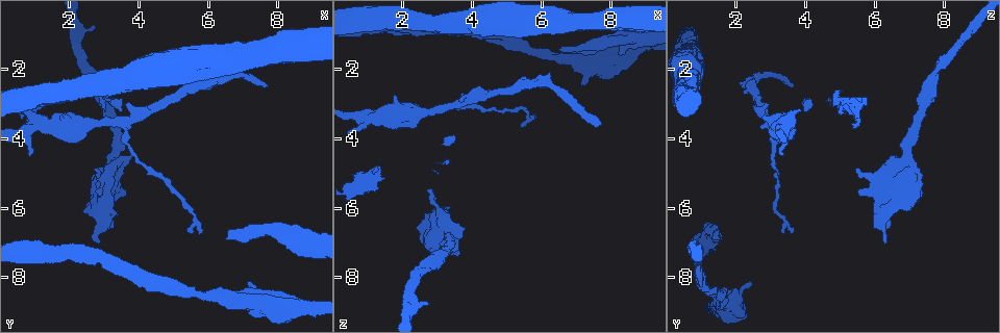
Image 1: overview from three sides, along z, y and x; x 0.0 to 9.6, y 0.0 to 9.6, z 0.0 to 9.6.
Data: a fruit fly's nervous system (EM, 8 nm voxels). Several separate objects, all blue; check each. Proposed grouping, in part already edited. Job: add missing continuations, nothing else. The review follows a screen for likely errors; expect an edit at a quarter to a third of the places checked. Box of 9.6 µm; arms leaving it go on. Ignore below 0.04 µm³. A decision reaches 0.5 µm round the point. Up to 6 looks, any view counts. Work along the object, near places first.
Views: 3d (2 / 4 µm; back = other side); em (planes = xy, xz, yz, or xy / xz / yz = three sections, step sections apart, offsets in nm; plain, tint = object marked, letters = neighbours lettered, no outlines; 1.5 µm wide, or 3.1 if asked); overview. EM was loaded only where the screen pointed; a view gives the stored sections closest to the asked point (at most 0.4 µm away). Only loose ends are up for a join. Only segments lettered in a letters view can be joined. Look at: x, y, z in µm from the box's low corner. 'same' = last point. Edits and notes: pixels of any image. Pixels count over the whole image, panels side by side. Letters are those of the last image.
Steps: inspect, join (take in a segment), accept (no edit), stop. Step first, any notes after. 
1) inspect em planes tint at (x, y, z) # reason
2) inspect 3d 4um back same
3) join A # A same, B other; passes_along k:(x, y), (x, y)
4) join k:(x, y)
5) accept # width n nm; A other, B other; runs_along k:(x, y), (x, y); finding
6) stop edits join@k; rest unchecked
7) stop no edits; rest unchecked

inspect 3d 2um at (0.90, 4.50, 3.35) # free end

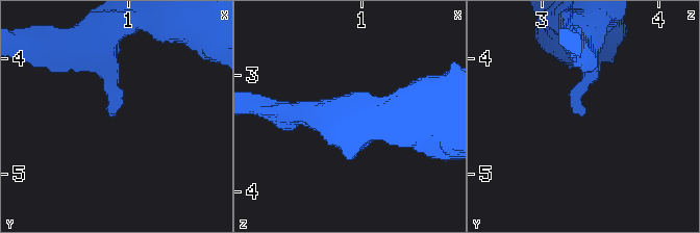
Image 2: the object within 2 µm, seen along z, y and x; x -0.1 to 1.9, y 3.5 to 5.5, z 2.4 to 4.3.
inspect em xy step 8 plain at (0.86, 4.50, 3.36)

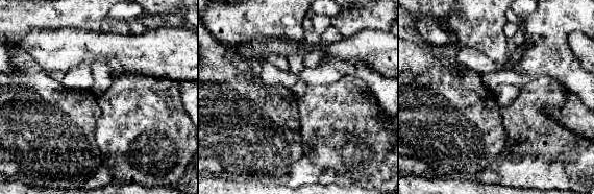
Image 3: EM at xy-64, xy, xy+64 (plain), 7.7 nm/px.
inspect em xy step 8 letters same # see the neighbours

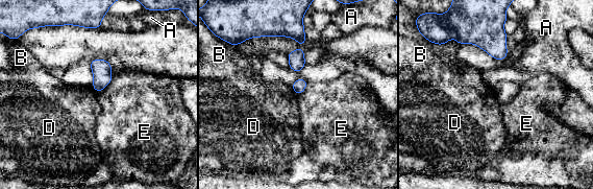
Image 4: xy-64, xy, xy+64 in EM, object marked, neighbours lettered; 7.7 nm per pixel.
accept # A other, B other, D other, E other; border 4:(291, 87), (297, 95); no lettered segment goes on from it

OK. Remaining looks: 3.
inspect 3d 2um back at (6.60, 6.70, 1.40) # branch stops here

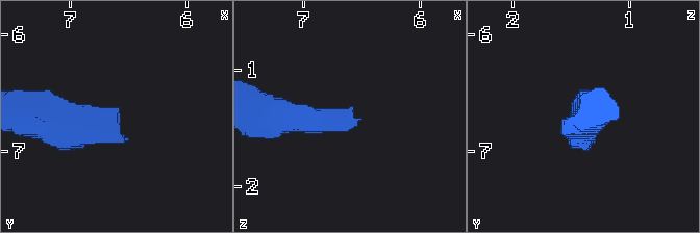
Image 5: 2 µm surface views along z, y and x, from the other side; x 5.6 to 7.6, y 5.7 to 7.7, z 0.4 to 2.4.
inspect em planes letters at (6.56, 6.70, 1.36)

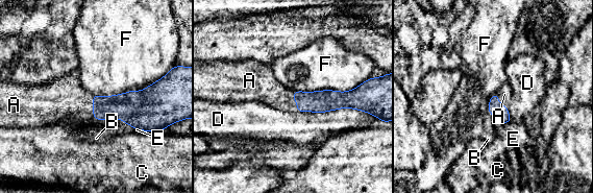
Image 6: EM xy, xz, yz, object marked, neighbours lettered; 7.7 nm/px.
join A # A same, B other, C other, D other, E other, F other; passes_along 6:(499, 112), (500, 104), (504, 94); it goes on there

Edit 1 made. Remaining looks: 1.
stop edits join@6; rest unchecked

